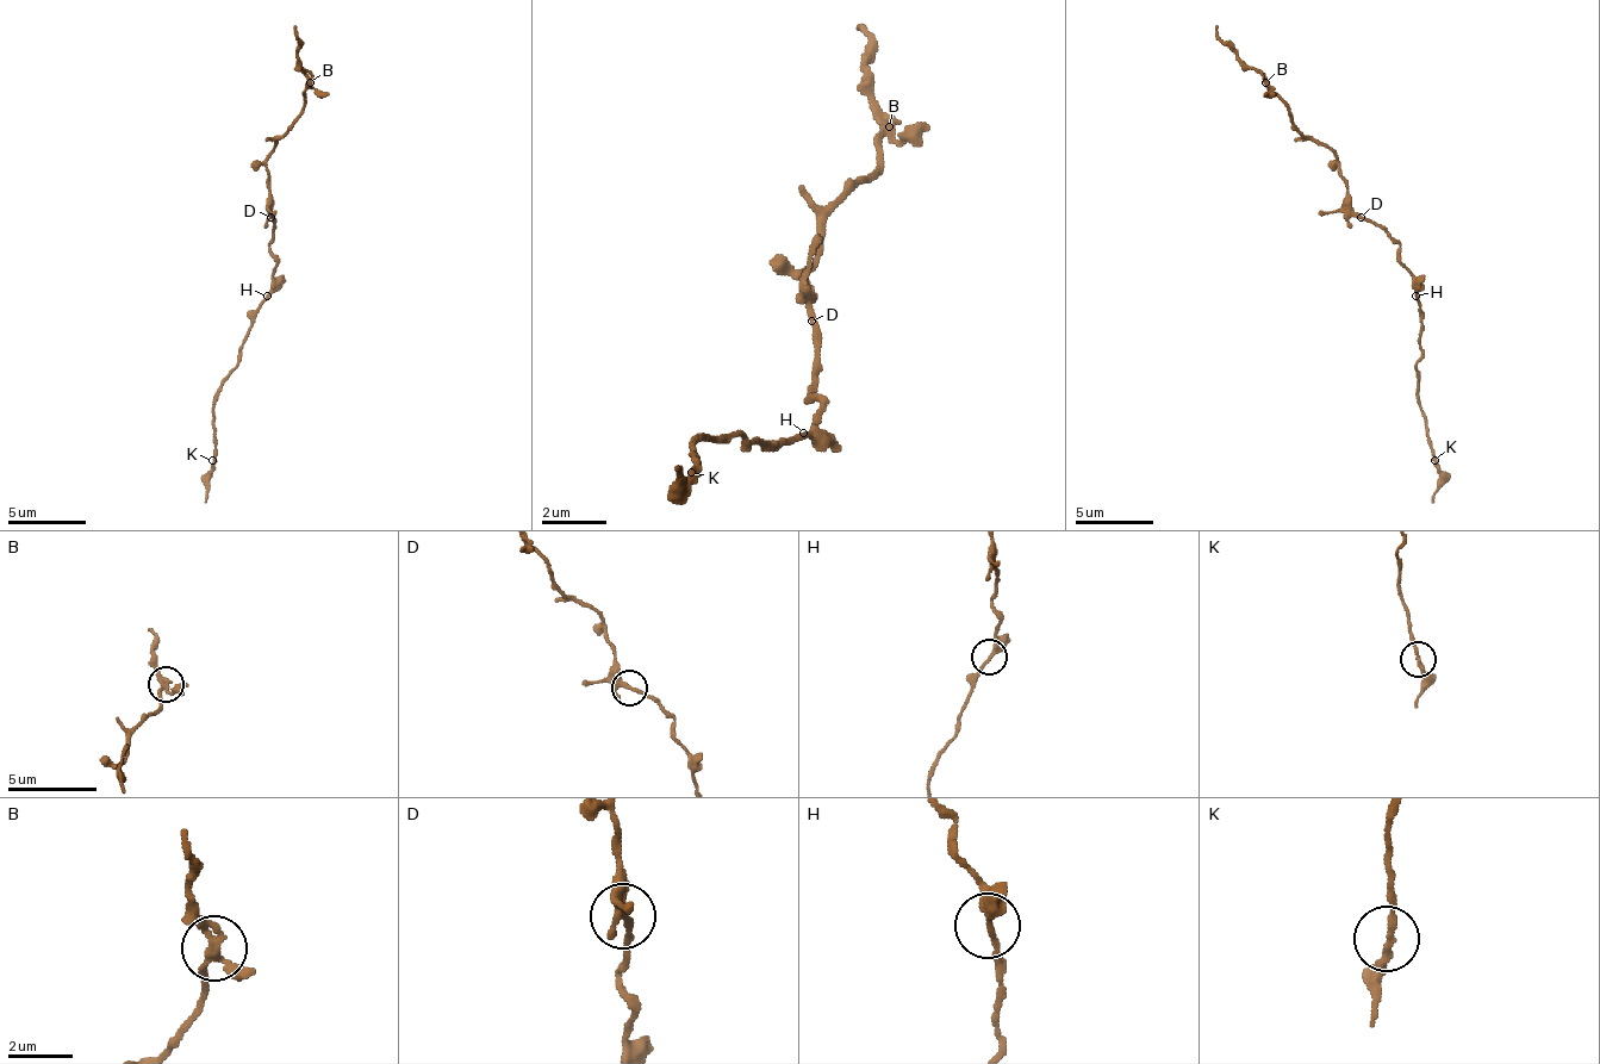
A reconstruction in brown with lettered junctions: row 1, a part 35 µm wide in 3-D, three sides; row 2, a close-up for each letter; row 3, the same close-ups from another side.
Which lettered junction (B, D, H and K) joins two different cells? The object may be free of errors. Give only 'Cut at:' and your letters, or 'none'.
Cut at: none

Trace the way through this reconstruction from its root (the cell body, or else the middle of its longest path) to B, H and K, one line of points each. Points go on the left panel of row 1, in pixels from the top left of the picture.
B: (271, 241), (275, 217), (271, 213), (267, 154), (294, 123), (303, 107), (303, 92), (310, 84)
H: (271, 241), (275, 272), (267, 296)
K: (271, 241), (275, 272), (267, 299), (240, 350), (236, 369), (216, 393), (212, 460)

